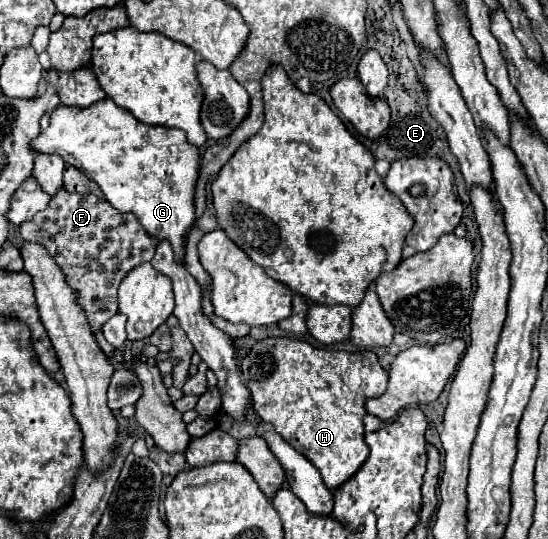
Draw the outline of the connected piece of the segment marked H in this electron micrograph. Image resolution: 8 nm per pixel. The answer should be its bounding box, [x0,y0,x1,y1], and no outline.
[242,338,388,490]

